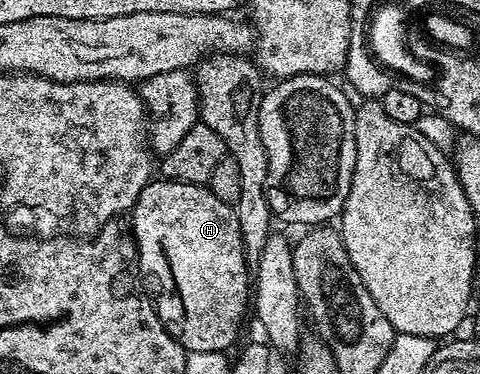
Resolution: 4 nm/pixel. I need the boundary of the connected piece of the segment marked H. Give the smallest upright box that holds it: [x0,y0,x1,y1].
[132,177,252,353]

